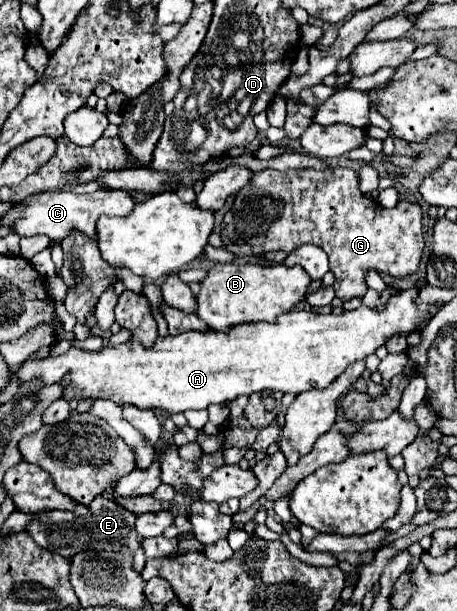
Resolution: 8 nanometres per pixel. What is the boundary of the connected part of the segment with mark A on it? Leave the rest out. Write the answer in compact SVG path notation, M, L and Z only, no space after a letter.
M409 288L403 292L393 294L385 308L371 308L359 306L357 310L343 312L343 314L315 314L311 310L291 310L281 314L273 324L259 322L259 324L241 324L231 328L229 332L183 332L177 336L157 338L153 348L143 348L139 342L125 342L121 346L103 346L99 352L85 352L77 348L69 348L69 352L61 356L49 356L45 360L27 362L19 368L17 376L21 382L29 382L31 378L41 378L45 384L61 382L63 374L71 374L71 384L65 388L65 398L111 398L115 404L133 404L143 410L161 408L169 414L185 412L189 408L205 410L211 404L231 402L237 396L253 394L259 390L281 390L291 394L301 394L311 386L325 388L329 386L349 364L357 360L365 360L367 356L375 354L377 348L385 346L389 338L397 334L411 334L421 330L433 316L433 308L439 304L417 304L419 290Z

